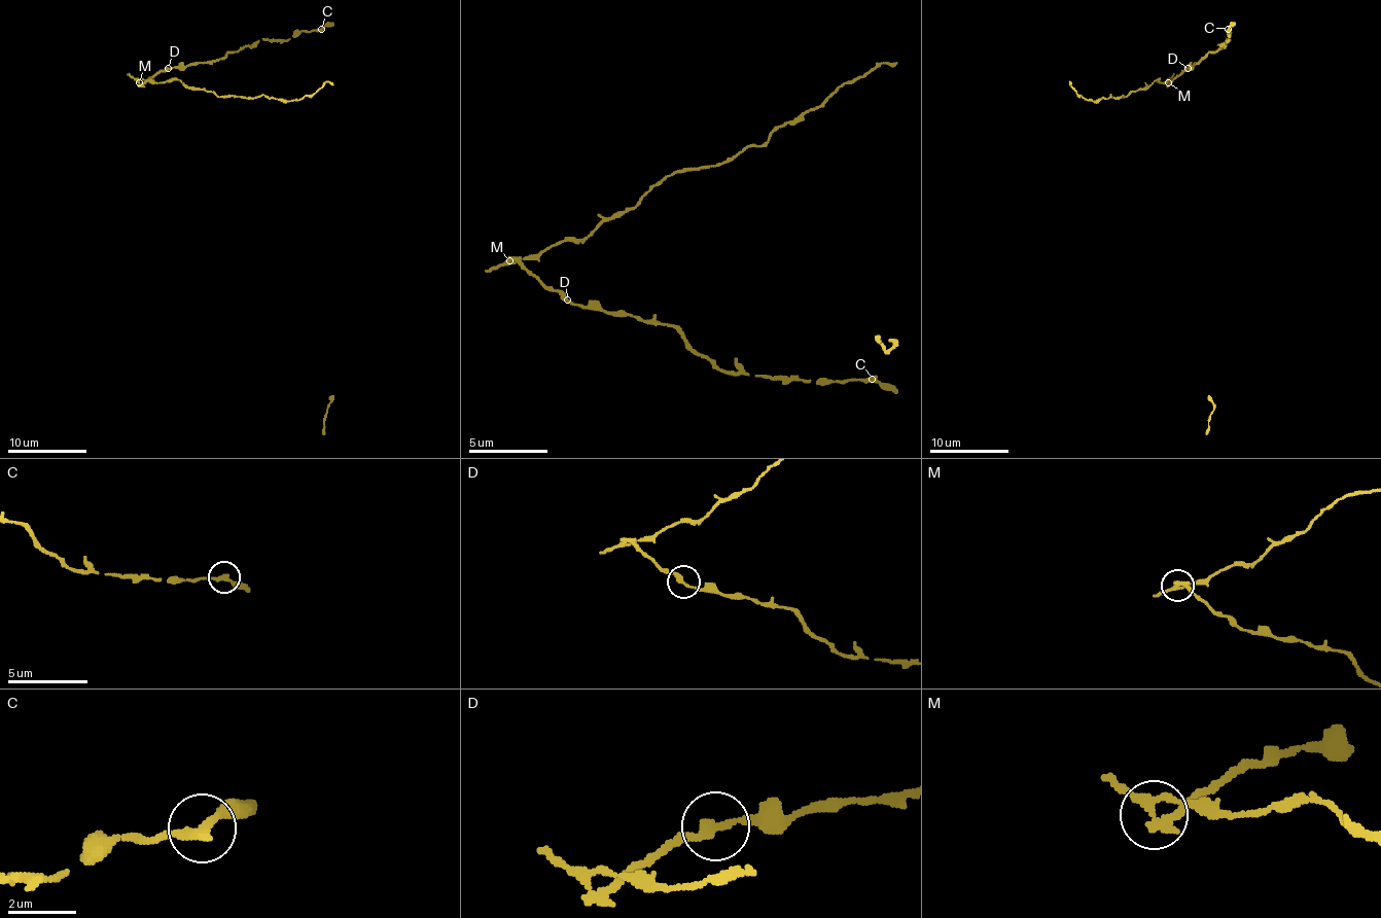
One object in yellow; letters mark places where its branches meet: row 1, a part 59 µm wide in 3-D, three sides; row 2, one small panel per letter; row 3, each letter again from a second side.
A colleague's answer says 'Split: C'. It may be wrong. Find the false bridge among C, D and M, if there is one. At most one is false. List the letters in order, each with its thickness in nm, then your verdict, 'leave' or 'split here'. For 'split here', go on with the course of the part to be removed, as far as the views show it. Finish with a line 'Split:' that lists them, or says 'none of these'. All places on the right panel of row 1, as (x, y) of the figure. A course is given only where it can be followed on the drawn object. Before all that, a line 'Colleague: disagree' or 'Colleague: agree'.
Colleague: disagree
C: 240 nm thick; leave
D: 240 nm thick; leave
M: 220 nm thick; split here; foreign part runs (1168, 82), (1158, 80), (1126, 96), (1110, 94), (1097, 100), (1087, 100), (1070, 84)
Split: M

